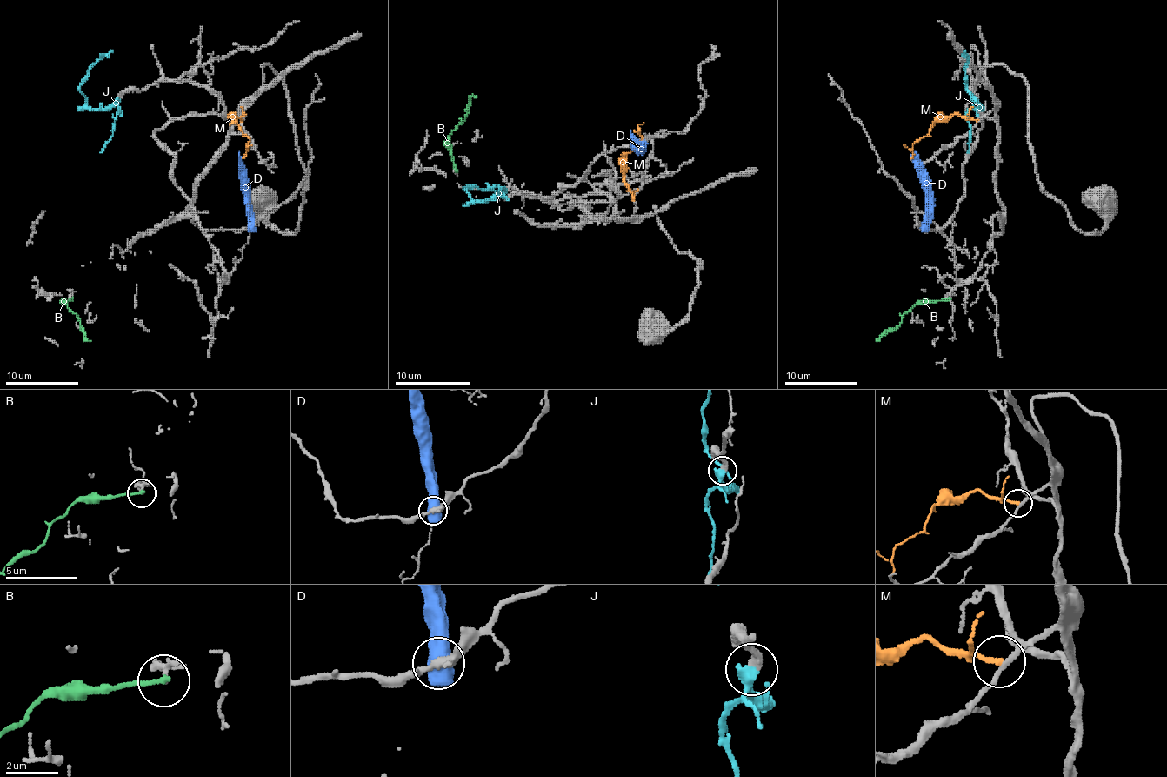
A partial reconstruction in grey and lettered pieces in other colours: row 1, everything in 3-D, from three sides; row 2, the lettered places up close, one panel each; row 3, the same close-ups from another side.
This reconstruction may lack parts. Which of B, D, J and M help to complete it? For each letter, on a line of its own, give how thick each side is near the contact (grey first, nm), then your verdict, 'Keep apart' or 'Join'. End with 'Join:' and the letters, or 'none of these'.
B: Thickness 130 nm (grey) against 200 nm. Keep apart
D: Thickness 320 nm (grey) against 550 nm. Keep apart
J: Thickness 340 nm (grey) against 360 nm. Join
M: Thickness 160 nm (grey) against 150 nm. Keep apart
Join: J

